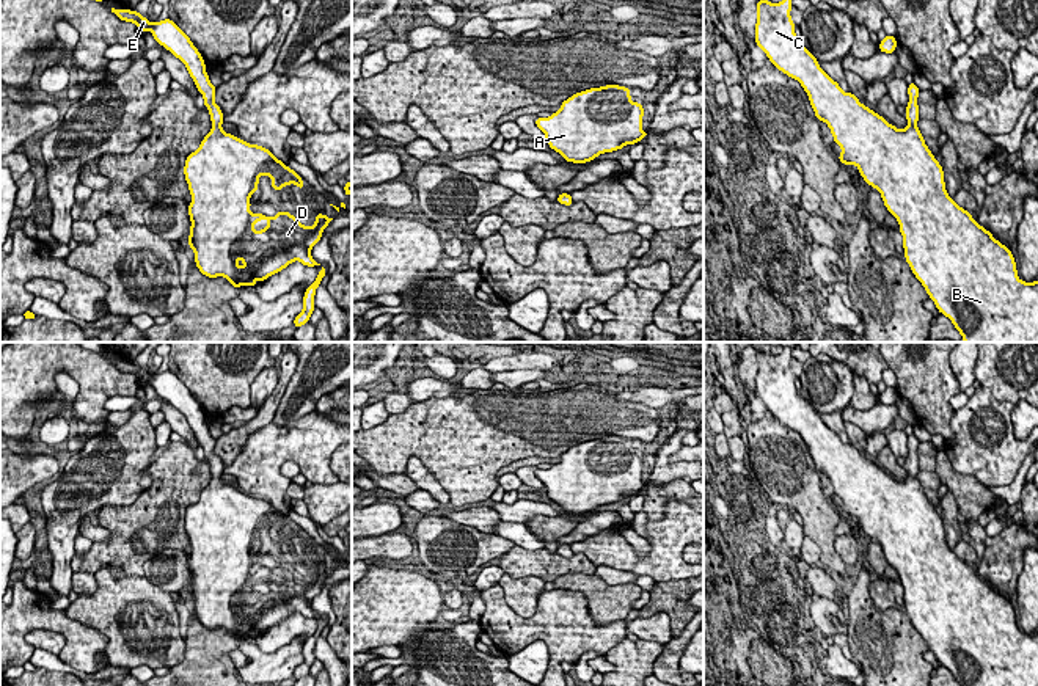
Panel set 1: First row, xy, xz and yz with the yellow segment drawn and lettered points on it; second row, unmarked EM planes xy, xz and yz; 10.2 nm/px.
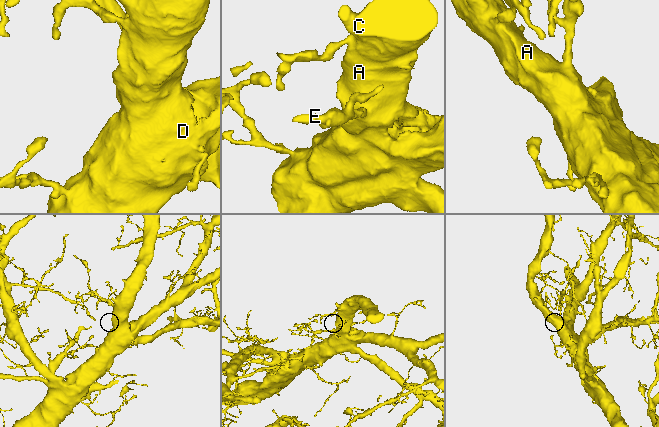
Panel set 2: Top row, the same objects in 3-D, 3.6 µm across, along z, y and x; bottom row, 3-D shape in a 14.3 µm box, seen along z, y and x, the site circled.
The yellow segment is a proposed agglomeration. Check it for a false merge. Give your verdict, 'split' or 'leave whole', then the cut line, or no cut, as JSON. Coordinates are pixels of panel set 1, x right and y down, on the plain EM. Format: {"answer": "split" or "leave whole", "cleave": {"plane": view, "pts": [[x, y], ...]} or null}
{"answer": "leave whole", "cleave": null}

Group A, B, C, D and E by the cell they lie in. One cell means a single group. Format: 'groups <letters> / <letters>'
groups A B C D E

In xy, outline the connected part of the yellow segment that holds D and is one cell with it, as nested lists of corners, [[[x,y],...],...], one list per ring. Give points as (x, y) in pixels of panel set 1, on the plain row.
[[[111,359],[111,364],[124,374],[135,375],[140,383],[149,381],[157,396],[179,410],[203,446],[204,458],[209,462],[212,480],[203,490],[199,499],[187,507],[184,518],[184,527],[192,546],[192,554],[188,556],[192,573],[188,598],[195,603],[198,622],[207,629],[223,628],[239,640],[240,637],[254,639],[258,631],[262,634],[294,612],[306,618],[320,617],[312,611],[309,603],[320,593],[323,581],[333,570],[319,564],[316,575],[306,579],[286,562],[278,562],[272,570],[264,565],[250,564],[250,546],[258,543],[261,527],[272,529],[272,542],[283,542],[291,535],[295,535],[297,540],[305,540],[305,534],[298,524],[286,518],[267,499],[250,496],[221,480],[225,468],[214,452],[217,440],[210,435],[204,411],[190,389],[170,369],[151,375],[135,361]]]

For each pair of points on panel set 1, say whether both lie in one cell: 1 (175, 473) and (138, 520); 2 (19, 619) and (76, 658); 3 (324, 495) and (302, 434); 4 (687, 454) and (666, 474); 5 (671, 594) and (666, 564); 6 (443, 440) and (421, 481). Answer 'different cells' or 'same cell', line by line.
1: same cell
2: same cell
3: different cells
4: different cells
5: different cells
6: different cells

